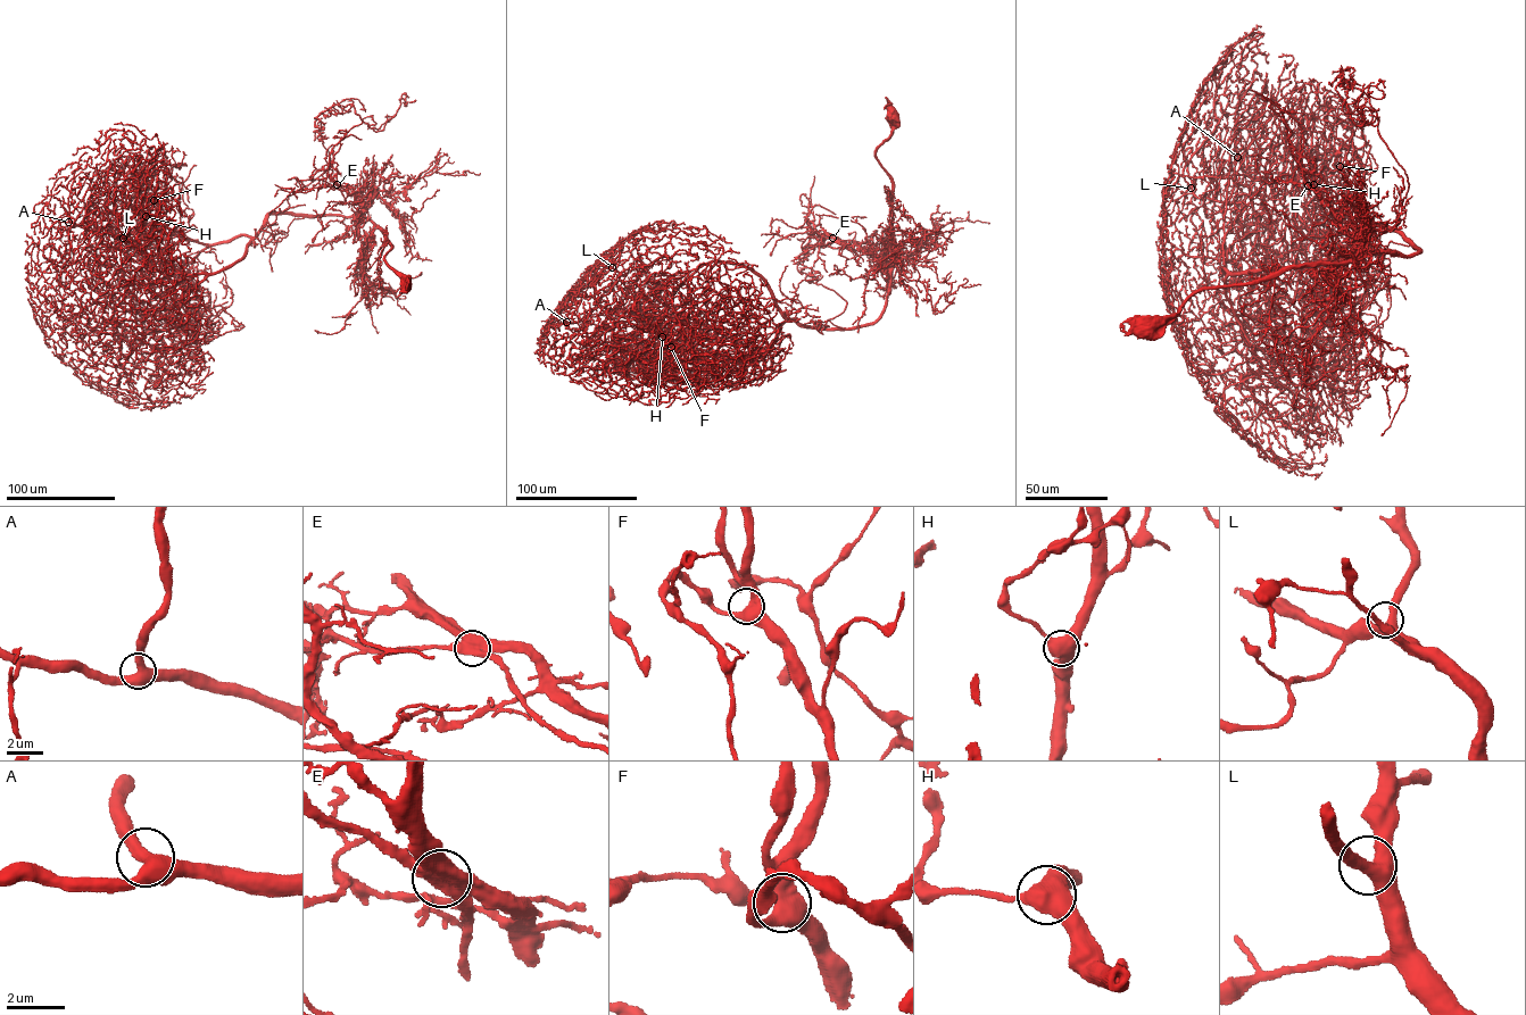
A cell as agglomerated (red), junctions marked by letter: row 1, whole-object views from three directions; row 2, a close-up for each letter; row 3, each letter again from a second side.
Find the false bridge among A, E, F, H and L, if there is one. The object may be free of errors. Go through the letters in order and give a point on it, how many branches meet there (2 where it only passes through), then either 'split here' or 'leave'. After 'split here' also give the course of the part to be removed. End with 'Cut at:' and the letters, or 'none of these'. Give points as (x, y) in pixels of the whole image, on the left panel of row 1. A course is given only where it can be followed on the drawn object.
A: at (68, 222); 3 branches meet; leave
E: at (337, 184); 3 branches meet; split here; foreign part runs (338, 184), (328, 173), (332, 148), (349, 130), (362, 123)
F: at (154, 200); 3 branches meet; leave
H: at (146, 216); 3 branches meet; leave
L: at (123, 238); 3 branches meet; leave
Cut at: E

